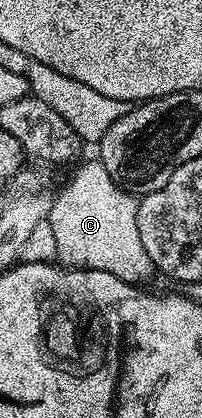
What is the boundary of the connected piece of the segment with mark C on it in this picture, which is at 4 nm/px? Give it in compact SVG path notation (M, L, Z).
M92 160L77 167L75 175L64 184L60 194L54 195L51 203L49 219L57 239L58 261L68 268L113 272L113 276L126 282L147 284L143 282L150 280L156 268L149 260L149 252L145 252L145 244L141 244L141 232L137 232L138 207L136 195L128 194L119 183L114 182L109 172L105 172L102 162Z

